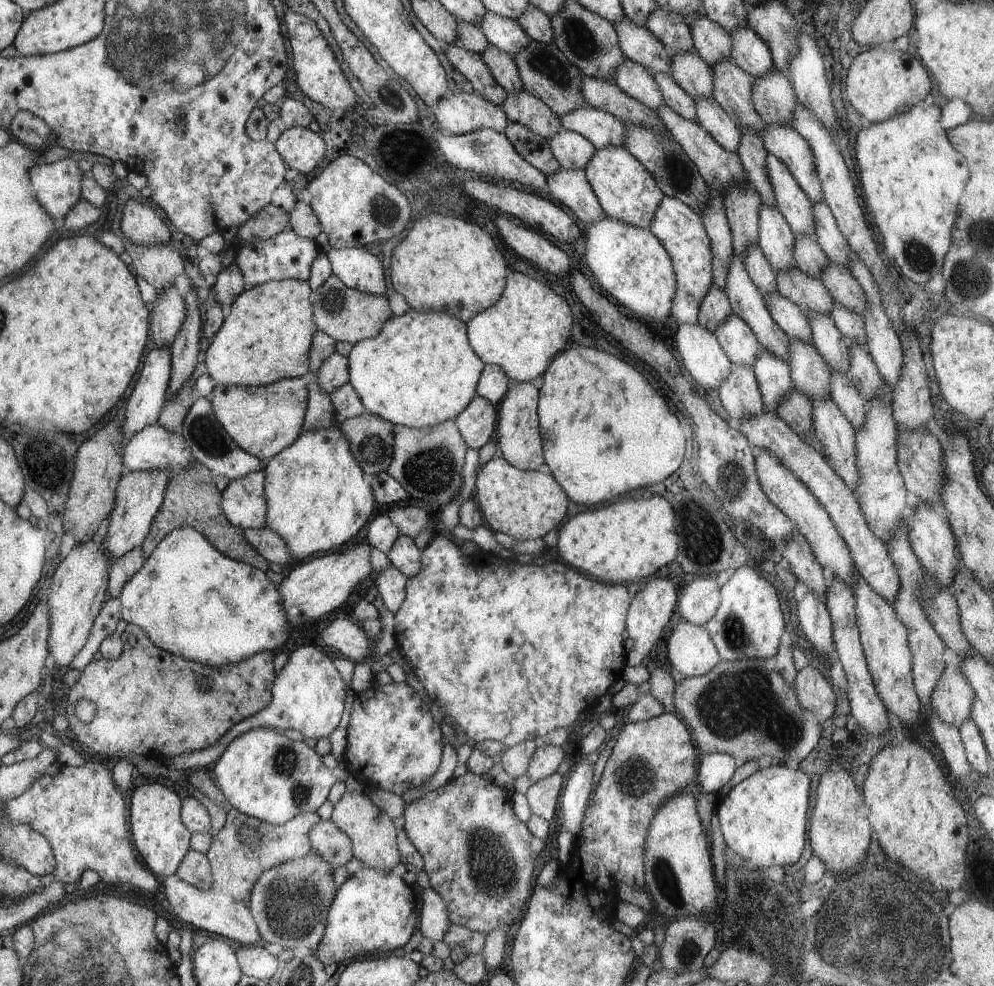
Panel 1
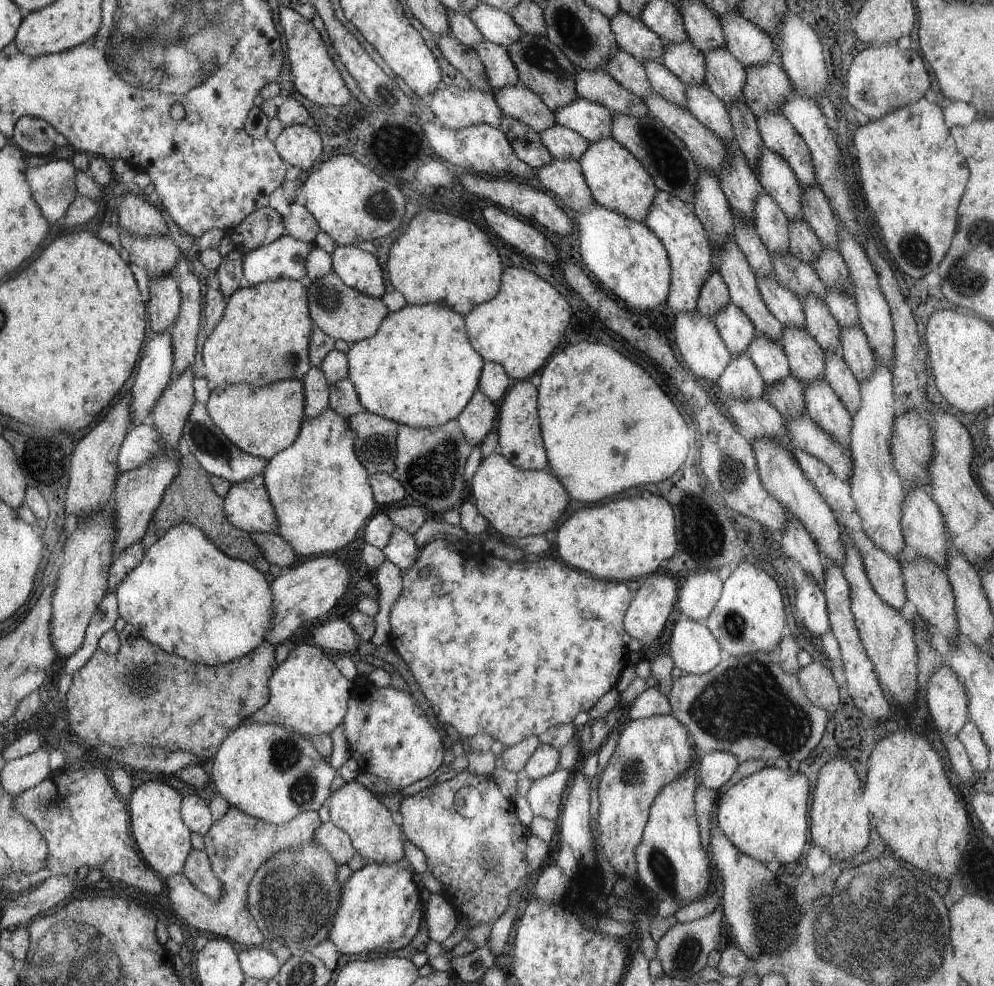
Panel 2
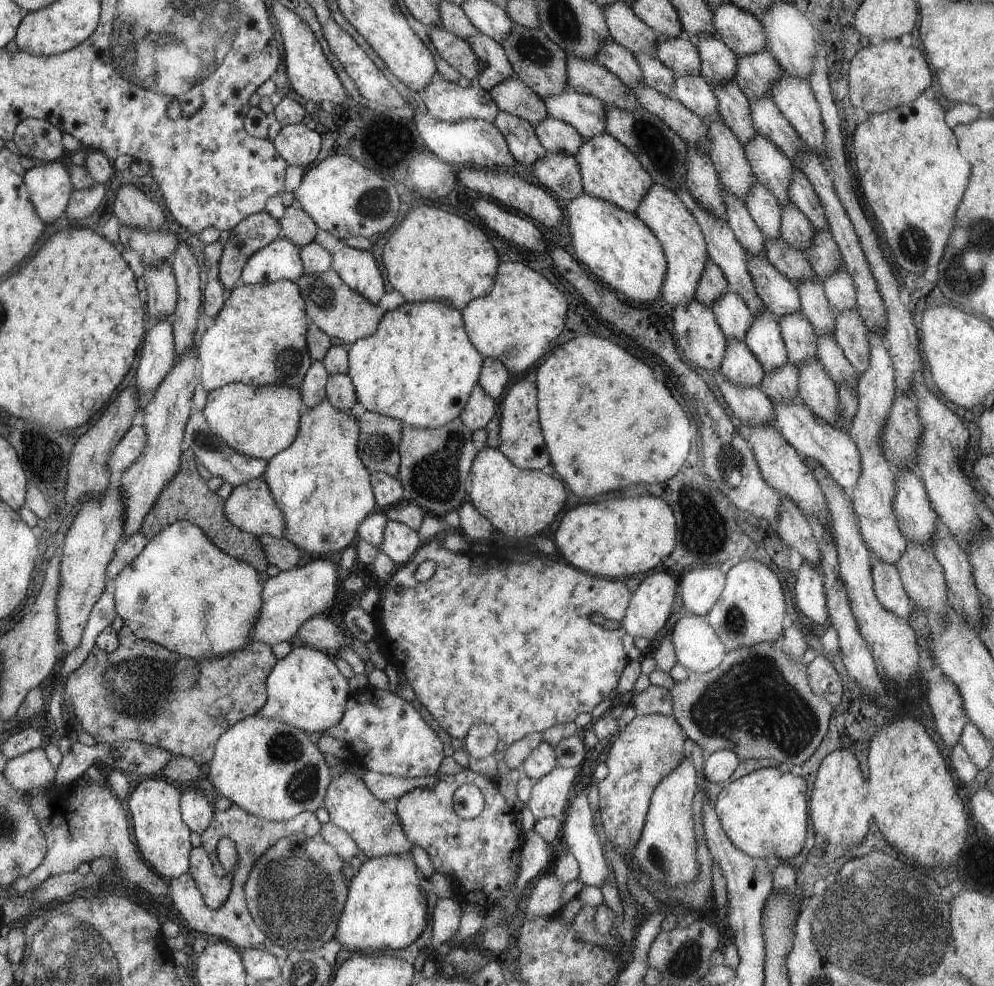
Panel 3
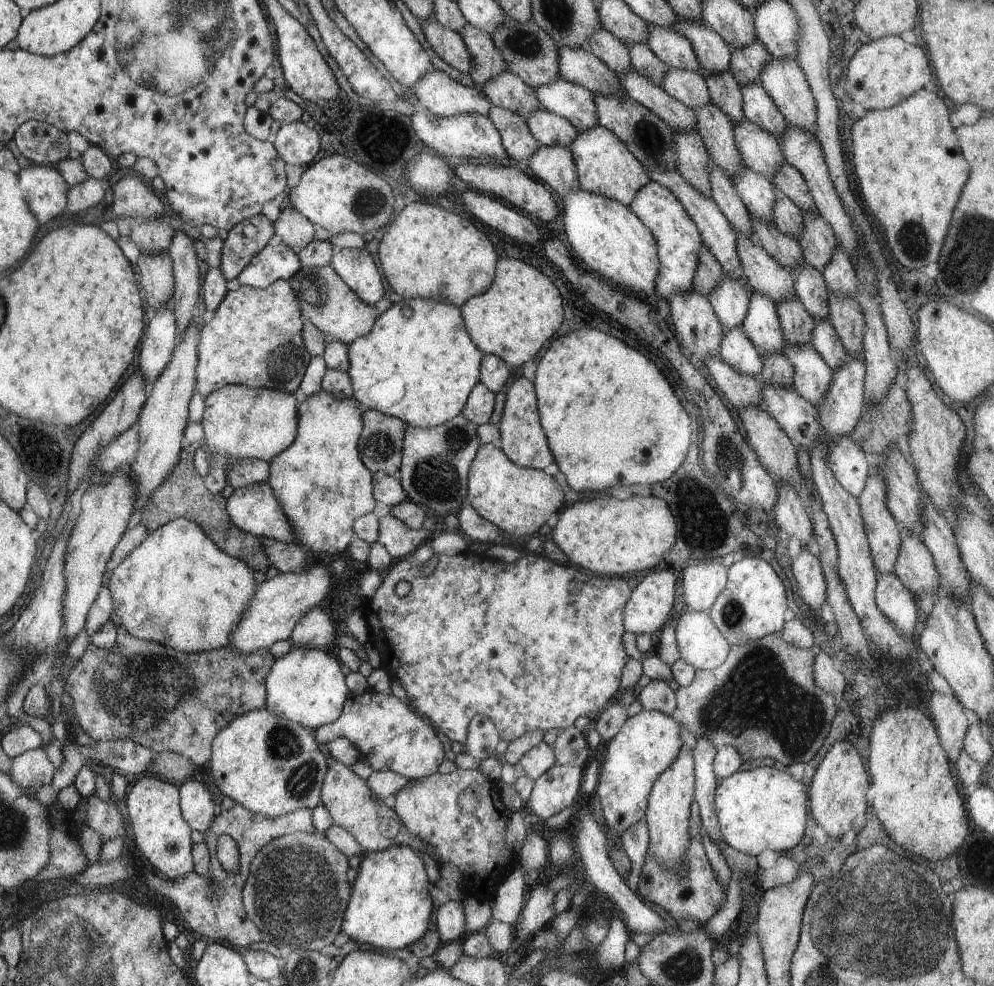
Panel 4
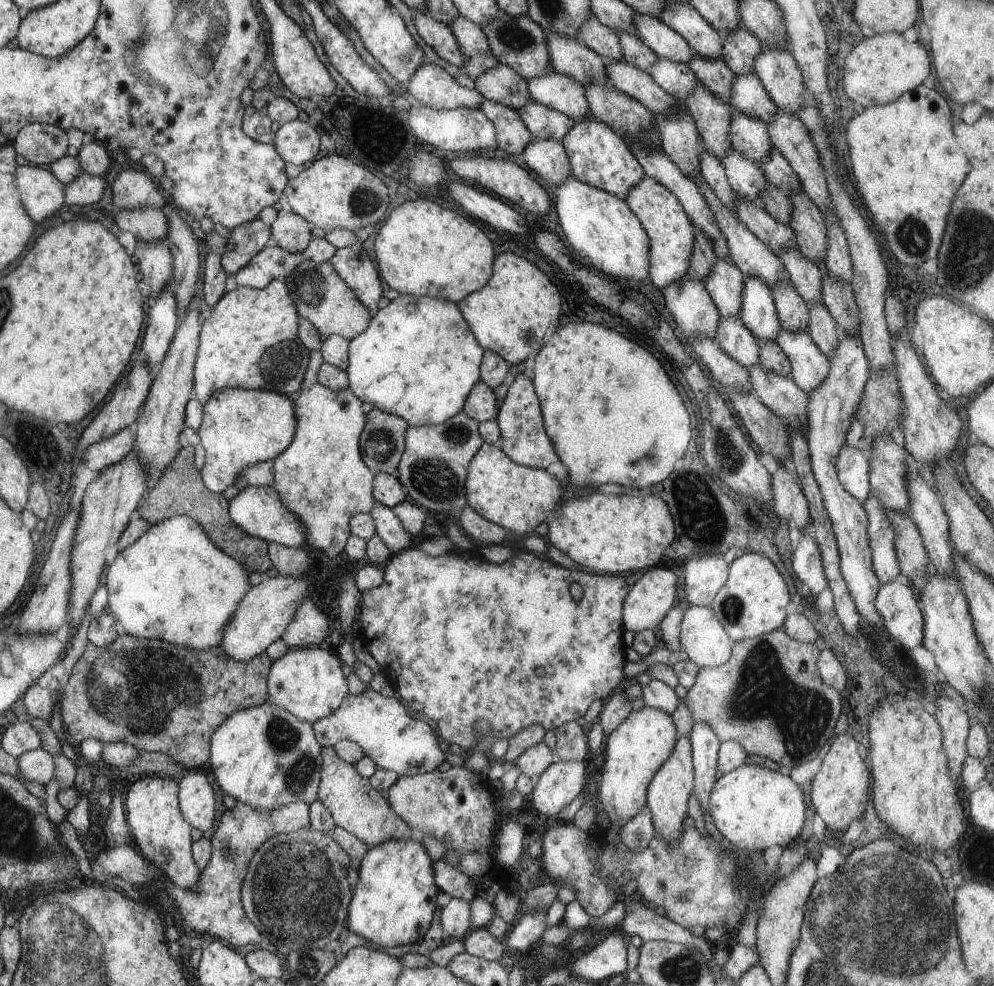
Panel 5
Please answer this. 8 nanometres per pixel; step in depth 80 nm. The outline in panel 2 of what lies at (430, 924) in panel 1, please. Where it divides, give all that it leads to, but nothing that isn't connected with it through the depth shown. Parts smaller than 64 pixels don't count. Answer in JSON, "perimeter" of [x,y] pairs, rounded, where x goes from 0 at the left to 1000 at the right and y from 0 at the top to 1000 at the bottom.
{"perimeter":[[[445,905],[435,906],[428,912],[426,931],[432,953],[446,956],[463,937],[462,927]]]}

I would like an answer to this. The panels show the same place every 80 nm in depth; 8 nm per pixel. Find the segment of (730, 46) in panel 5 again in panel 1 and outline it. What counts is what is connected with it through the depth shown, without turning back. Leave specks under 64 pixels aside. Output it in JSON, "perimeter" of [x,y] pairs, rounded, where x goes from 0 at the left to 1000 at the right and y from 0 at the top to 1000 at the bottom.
{"perimeter":[[[780,69],[767,79],[759,80],[757,103],[772,127],[796,128],[801,97],[794,79]]]}

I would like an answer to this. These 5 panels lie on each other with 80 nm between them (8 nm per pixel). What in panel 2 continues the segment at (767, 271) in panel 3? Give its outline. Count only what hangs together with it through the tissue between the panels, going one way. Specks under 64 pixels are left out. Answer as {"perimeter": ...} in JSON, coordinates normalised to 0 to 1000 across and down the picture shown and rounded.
{"perimeter":[[[762,281],[762,289],[773,314],[777,320],[790,332],[809,332],[810,318],[808,306],[791,291],[782,286],[781,282],[769,283]]]}

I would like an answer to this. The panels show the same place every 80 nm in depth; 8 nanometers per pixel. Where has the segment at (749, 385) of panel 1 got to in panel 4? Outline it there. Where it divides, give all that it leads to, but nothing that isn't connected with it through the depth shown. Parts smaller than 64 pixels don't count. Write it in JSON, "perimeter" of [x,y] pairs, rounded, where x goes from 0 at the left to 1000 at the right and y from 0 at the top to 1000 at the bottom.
{"perimeter":[[[738,332],[726,335],[726,337],[727,344],[722,359],[725,366],[739,376],[764,383],[768,374],[768,363],[755,347],[747,333]]]}

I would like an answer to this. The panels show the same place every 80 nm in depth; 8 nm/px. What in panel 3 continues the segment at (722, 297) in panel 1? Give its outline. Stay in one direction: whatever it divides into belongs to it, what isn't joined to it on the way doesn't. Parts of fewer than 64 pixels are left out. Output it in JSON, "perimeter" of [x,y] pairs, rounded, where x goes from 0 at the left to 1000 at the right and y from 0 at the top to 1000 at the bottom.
{"perimeter":[[[713,264],[704,281],[699,296],[699,304],[706,310],[716,312],[717,308],[732,295],[732,287],[728,282],[728,277],[721,268]]]}

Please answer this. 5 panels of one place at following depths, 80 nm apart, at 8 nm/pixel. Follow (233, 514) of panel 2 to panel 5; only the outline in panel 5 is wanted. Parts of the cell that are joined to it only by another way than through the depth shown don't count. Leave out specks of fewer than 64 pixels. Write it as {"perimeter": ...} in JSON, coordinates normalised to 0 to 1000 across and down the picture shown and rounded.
{"perimeter":[[[275,493],[241,496],[231,507],[231,525],[247,542],[266,547],[269,551],[279,550],[284,554],[308,552],[306,533],[302,526],[283,508]]]}

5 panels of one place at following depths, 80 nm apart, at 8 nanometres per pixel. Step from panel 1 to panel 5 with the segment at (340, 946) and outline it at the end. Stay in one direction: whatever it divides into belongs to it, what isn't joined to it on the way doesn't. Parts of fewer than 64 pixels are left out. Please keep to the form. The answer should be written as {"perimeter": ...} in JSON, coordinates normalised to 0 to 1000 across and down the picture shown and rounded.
{"perimeter":[[[400,851],[372,859],[363,870],[360,896],[351,915],[349,939],[352,945],[364,949],[382,961],[396,961],[421,955],[433,941],[439,923],[439,909],[443,905],[437,895],[436,872],[424,854]]]}

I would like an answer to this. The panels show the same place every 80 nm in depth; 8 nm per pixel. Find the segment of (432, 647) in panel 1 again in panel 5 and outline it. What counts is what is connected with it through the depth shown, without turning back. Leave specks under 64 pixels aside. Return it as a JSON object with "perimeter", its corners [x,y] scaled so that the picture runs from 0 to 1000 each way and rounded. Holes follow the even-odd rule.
{"perimeter":[[[414,554],[400,562],[393,563],[385,578],[382,594],[364,601],[358,619],[358,629],[362,631],[362,647],[376,669],[382,673],[384,682],[404,706],[416,725],[423,725],[436,734],[439,743],[449,755],[461,755],[467,764],[473,764],[478,756],[478,734],[481,728],[487,728],[495,737],[496,745],[512,751],[524,740],[535,735],[543,735],[547,740],[559,740],[567,733],[580,731],[588,726],[598,710],[609,712],[622,698],[627,689],[627,677],[634,662],[627,651],[627,611],[635,594],[628,583],[605,583],[588,577],[573,578],[555,572],[547,563],[539,560],[523,560],[507,572],[495,572],[485,568],[485,564],[469,558],[457,558],[442,565],[433,564],[425,557]],[[573,594],[586,594],[586,606],[577,609],[573,604]]]}

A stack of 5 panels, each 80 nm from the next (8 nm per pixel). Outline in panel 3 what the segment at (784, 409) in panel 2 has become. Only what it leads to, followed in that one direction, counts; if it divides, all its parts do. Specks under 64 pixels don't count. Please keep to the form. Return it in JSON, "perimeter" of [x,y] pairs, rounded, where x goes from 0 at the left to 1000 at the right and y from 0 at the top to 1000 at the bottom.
{"perimeter":[[[791,367],[769,380],[764,394],[778,409],[794,409],[804,402],[804,373]]]}

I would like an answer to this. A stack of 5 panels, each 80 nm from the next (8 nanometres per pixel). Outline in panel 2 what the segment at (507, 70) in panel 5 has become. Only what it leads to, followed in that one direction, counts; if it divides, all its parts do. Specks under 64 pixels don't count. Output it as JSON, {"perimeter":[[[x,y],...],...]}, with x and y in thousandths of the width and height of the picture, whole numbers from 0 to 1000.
{"perimeter":[[[523,85],[498,91],[496,98],[507,118],[529,126],[539,134],[544,135],[559,126],[554,110],[537,92]]]}

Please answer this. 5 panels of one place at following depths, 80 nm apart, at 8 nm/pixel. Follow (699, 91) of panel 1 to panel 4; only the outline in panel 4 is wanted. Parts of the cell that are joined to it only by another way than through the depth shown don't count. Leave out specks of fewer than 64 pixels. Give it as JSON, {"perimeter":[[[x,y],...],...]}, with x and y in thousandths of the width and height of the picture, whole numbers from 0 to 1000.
{"perimeter":[[[653,25],[650,46],[673,68],[696,73],[704,69],[700,54],[692,39],[676,28]]]}

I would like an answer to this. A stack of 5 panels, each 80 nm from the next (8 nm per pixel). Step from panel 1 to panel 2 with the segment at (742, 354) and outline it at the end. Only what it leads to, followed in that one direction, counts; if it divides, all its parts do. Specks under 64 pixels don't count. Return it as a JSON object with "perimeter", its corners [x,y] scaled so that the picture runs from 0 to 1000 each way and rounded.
{"perimeter":[[[732,307],[717,325],[724,343],[735,360],[753,359],[753,352],[760,343],[758,327],[738,307]]]}

